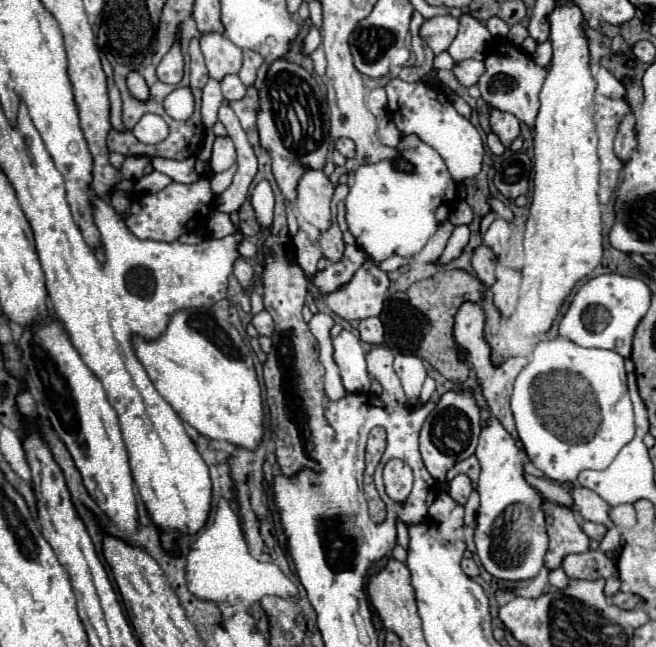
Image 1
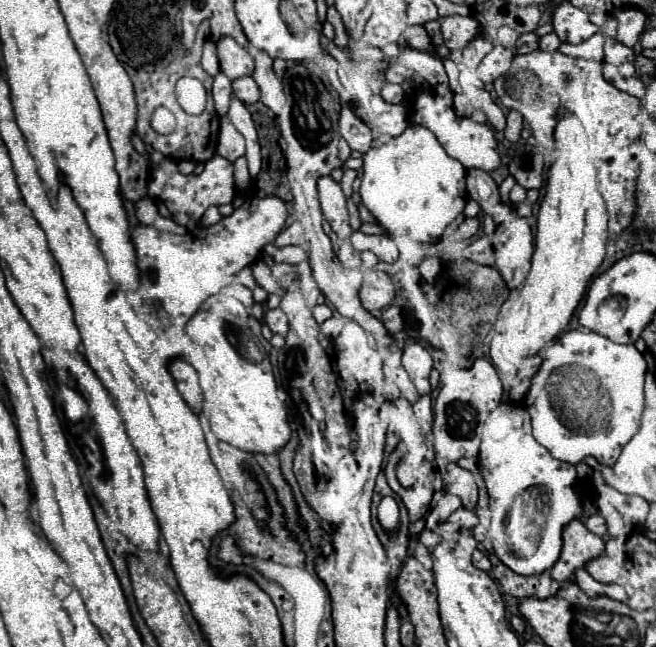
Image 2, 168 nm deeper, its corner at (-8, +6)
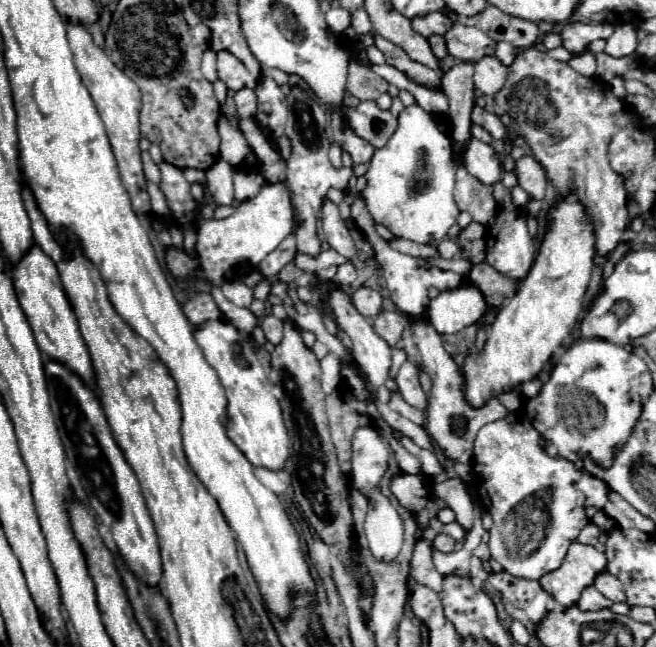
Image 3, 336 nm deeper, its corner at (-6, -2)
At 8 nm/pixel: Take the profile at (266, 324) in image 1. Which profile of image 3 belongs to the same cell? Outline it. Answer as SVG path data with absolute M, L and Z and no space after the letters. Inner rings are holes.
M267 315L259 325L261 325L261 329L263 329L263 333L265 333L265 339L267 339L269 343L277 345L277 343L281 341L281 337L283 337L283 321L275 319L273 315Z

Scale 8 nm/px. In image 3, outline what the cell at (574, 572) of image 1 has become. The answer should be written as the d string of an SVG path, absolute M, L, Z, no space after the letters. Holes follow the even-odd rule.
M605 571L595 577L593 587L595 587L605 599L609 599L609 601L625 601L623 583L621 583L617 577L613 577L613 575L605 573Z

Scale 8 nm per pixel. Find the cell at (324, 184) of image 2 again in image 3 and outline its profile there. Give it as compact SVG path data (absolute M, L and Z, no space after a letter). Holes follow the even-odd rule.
M323 201L321 225L323 225L323 233L325 233L327 245L331 249L335 249L339 255L343 255L345 259L353 261L357 257L355 241L351 237L351 231L349 231L347 221L339 215L337 205L333 205L331 201Z

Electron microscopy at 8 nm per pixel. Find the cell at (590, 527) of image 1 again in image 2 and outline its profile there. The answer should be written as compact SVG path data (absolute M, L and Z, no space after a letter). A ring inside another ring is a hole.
M593 513L585 519L585 527L595 533L595 535L605 535L607 533L607 525L605 525L605 519L599 515L599 513Z

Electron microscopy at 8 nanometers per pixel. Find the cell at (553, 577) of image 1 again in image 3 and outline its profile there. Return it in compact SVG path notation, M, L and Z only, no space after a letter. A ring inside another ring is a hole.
M589 585L589 587L581 593L579 601L575 603L575 607L581 609L581 611L599 611L599 609L609 609L611 605L613 605L613 603L607 601L605 597L601 597L601 595L595 591L593 585Z

